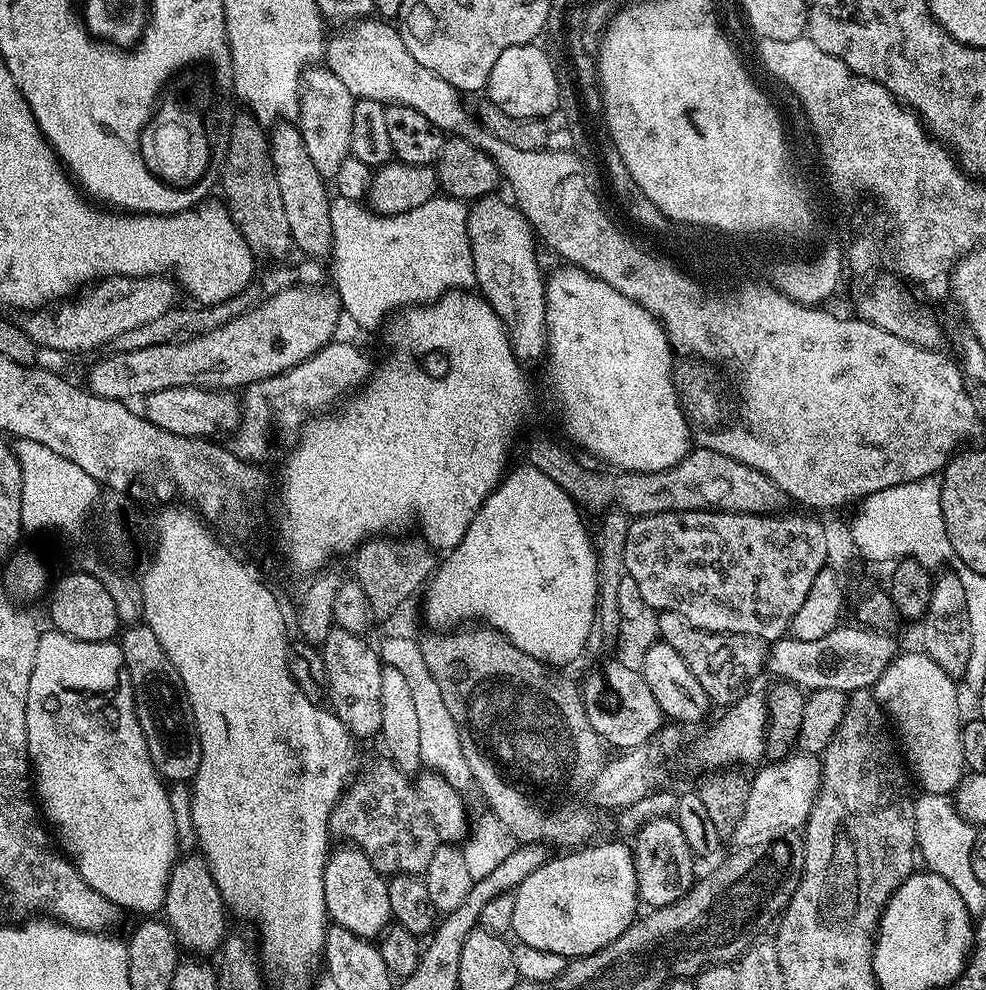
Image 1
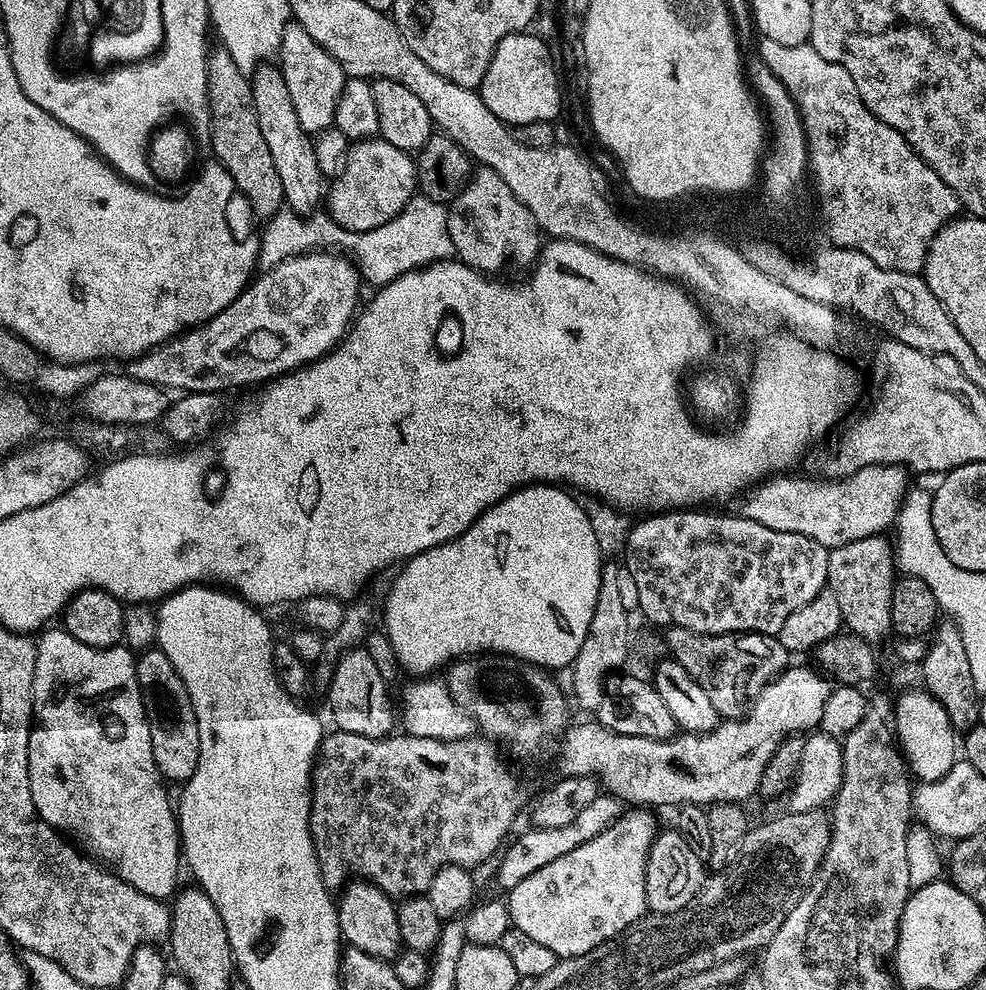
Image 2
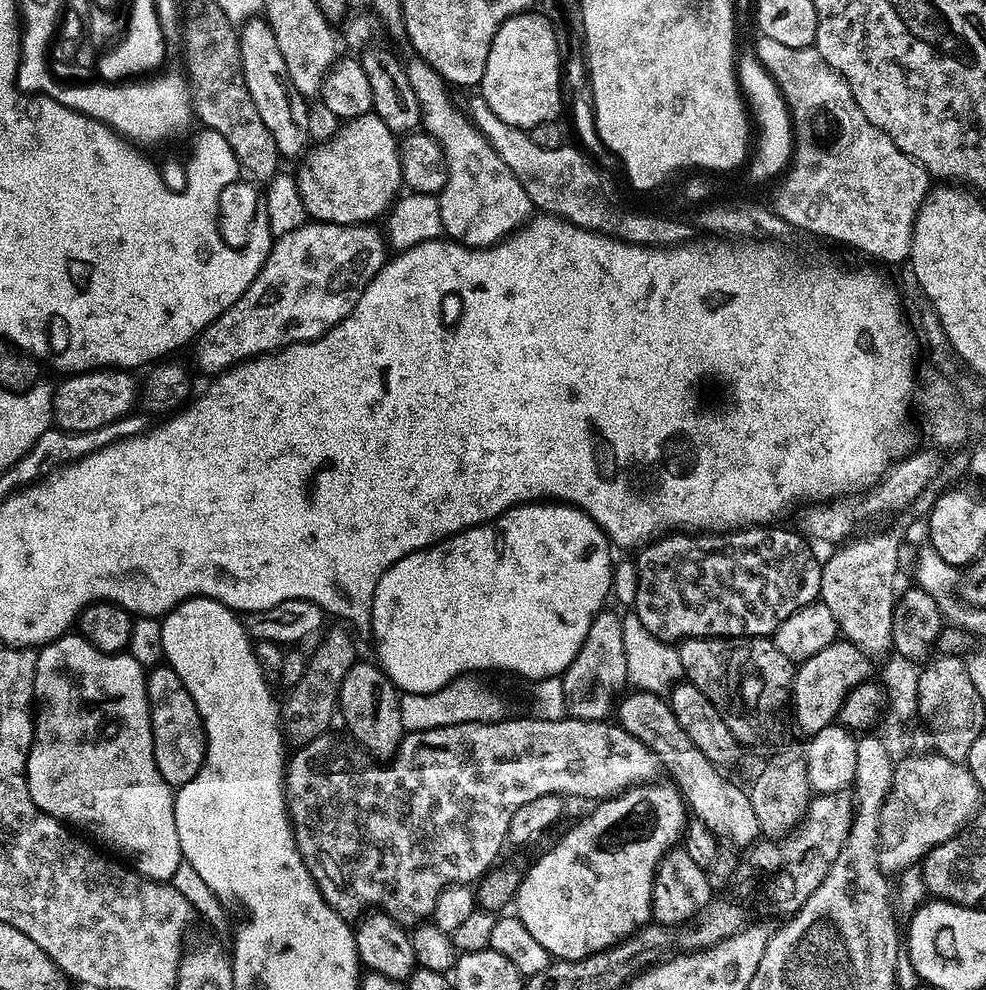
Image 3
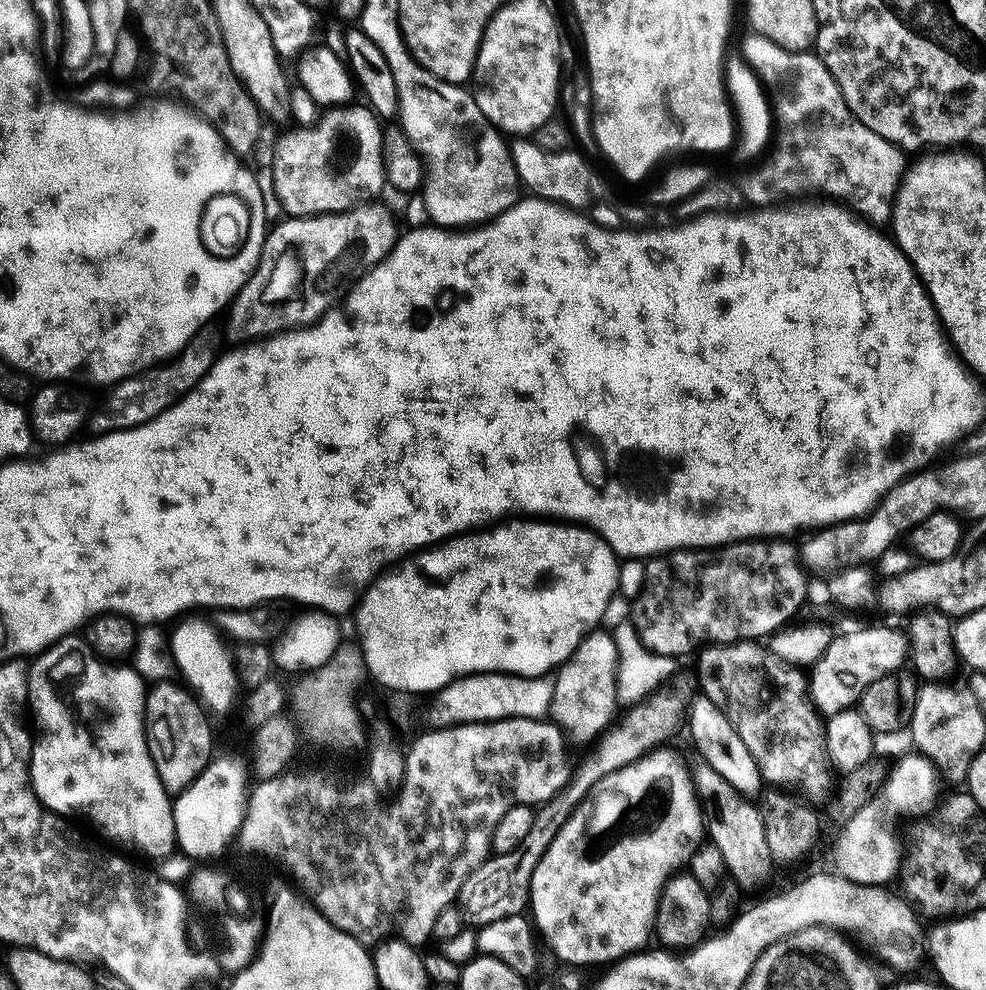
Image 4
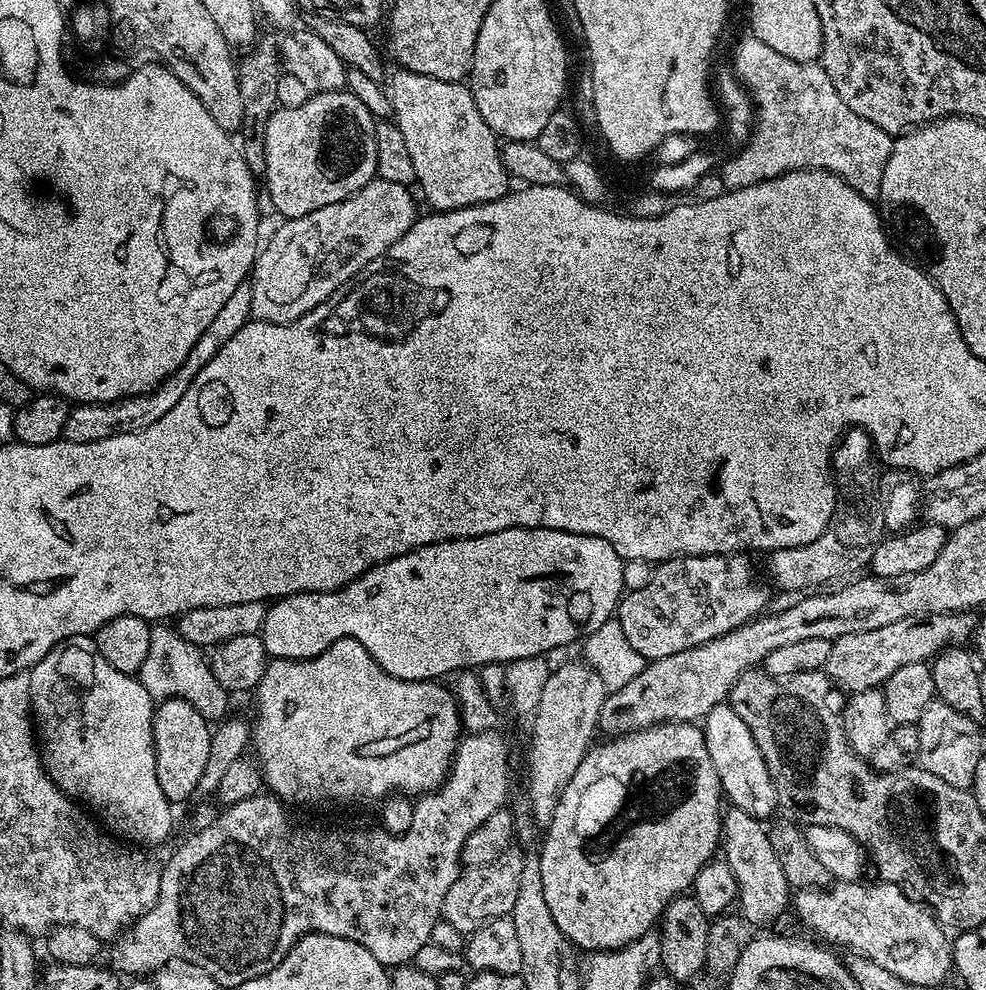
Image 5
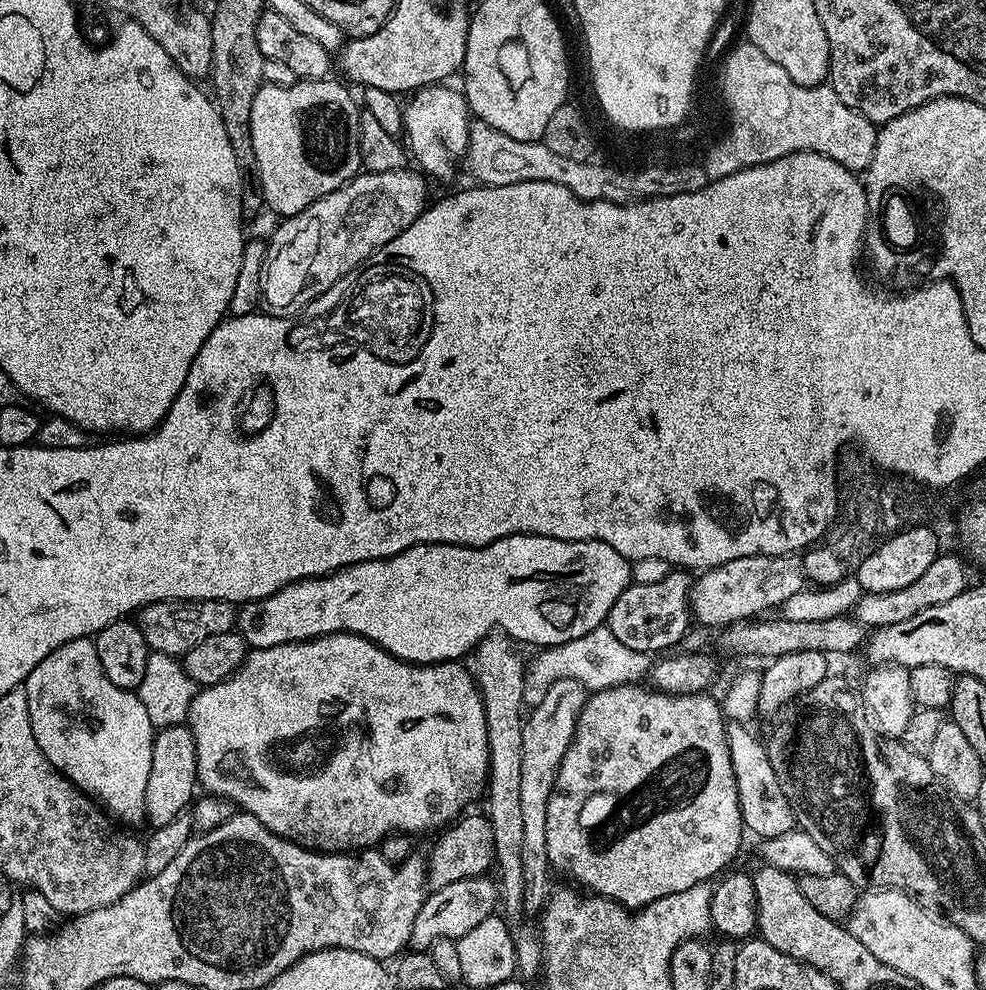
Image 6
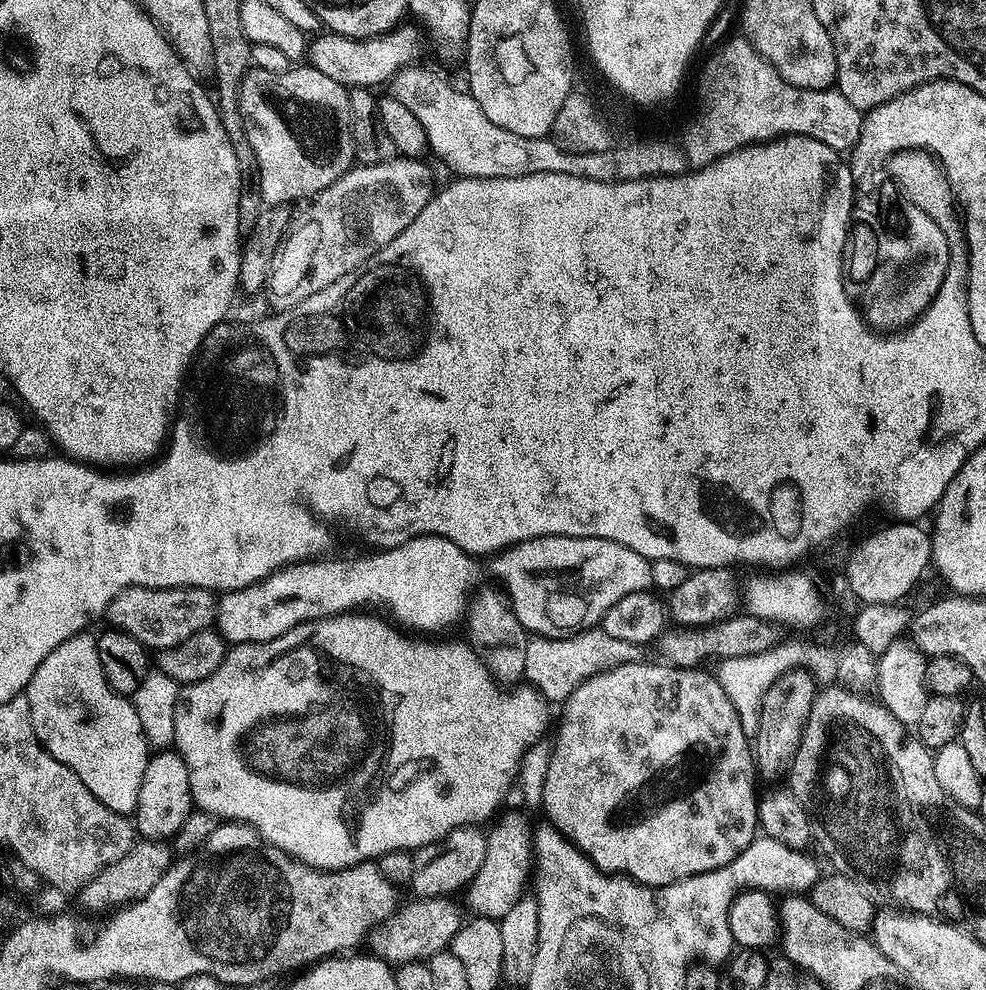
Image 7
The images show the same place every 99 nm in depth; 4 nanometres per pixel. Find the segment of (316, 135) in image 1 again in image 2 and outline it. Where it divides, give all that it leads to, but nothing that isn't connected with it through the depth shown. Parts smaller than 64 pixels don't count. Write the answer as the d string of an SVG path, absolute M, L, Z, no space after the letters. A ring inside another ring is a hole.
M290 22L282 34L278 67L284 76L286 90L290 90L294 110L298 110L298 120L302 122L302 130L310 134L327 132L333 127L338 98L344 89L346 79L344 68L297 22Z

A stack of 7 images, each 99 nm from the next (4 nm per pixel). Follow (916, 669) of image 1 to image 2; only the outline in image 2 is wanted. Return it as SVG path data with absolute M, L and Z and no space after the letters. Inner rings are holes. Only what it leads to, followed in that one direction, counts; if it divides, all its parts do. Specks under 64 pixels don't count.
M927 690L904 692L895 704L895 737L898 747L917 781L940 780L958 759L958 732L944 709Z

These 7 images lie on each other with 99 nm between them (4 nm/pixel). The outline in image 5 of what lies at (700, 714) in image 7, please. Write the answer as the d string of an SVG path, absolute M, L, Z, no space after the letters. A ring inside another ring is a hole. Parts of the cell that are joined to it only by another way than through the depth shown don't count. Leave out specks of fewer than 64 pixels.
M656 722L649 727L617 735L617 740L608 740L605 744L593 743L582 758L574 778L570 778L566 790L562 790L562 798L554 810L552 821L546 826L545 832L548 833L544 836L544 845L538 849L538 855L542 874L542 894L546 898L546 906L550 906L550 914L554 914L554 922L558 922L565 938L578 948L624 948L630 942L640 940L643 935L651 933L663 917L664 909L670 901L675 900L677 896L685 895L696 880L696 875L717 855L722 844L722 789L716 767L704 741L703 727L695 728L696 726L692 722Z

